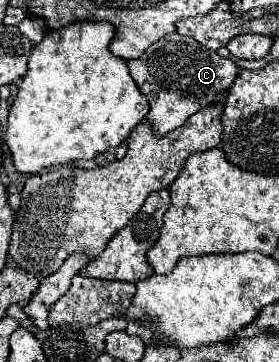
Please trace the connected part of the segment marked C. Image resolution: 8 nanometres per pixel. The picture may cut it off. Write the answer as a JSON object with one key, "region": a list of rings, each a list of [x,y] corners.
{"region":[[[167,34],[155,42],[143,56],[127,62],[131,76],[141,88],[141,94],[147,96],[149,114],[147,122],[151,124],[155,136],[165,136],[175,128],[183,126],[189,116],[195,112],[213,106],[221,100],[221,94],[235,82],[239,70],[229,58],[221,58],[217,52],[211,52],[199,46],[193,38]]]}

